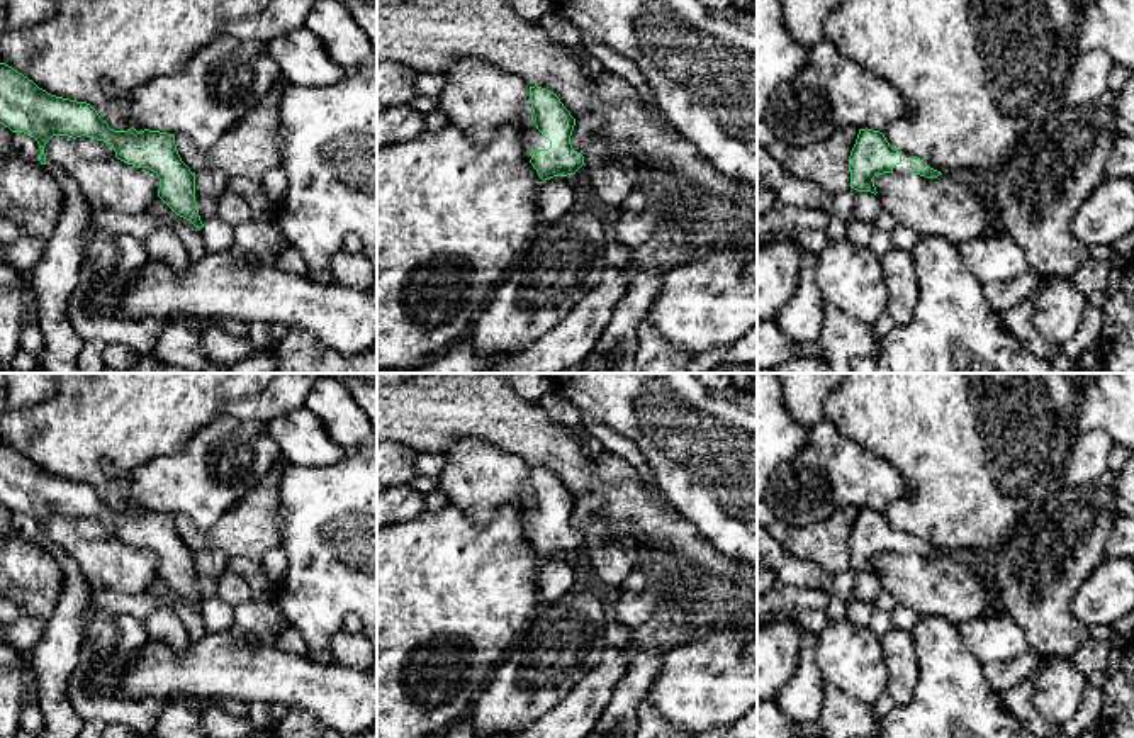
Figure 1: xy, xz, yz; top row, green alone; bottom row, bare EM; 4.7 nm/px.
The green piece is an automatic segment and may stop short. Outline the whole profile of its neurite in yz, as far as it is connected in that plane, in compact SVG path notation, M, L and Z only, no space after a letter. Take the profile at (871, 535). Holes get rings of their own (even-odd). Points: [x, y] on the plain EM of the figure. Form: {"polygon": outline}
{"polygon": "M859 509L856 524L849 536L850 568L878 573L873 558L883 553L920 555L937 558L940 551L930 548L923 540L901 533L890 526L884 514L873 509Z"}

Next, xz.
{"polygon": "M530 467L530 484L533 489L533 506L526 514L531 528L530 543L543 562L574 555L584 545L584 536L570 524L575 499L547 468Z"}

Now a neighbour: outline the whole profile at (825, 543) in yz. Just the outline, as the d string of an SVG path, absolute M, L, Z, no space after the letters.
M847 506L825 521L789 526L783 546L796 558L813 562L830 573L842 573L850 568L849 536L857 514L857 507Z

